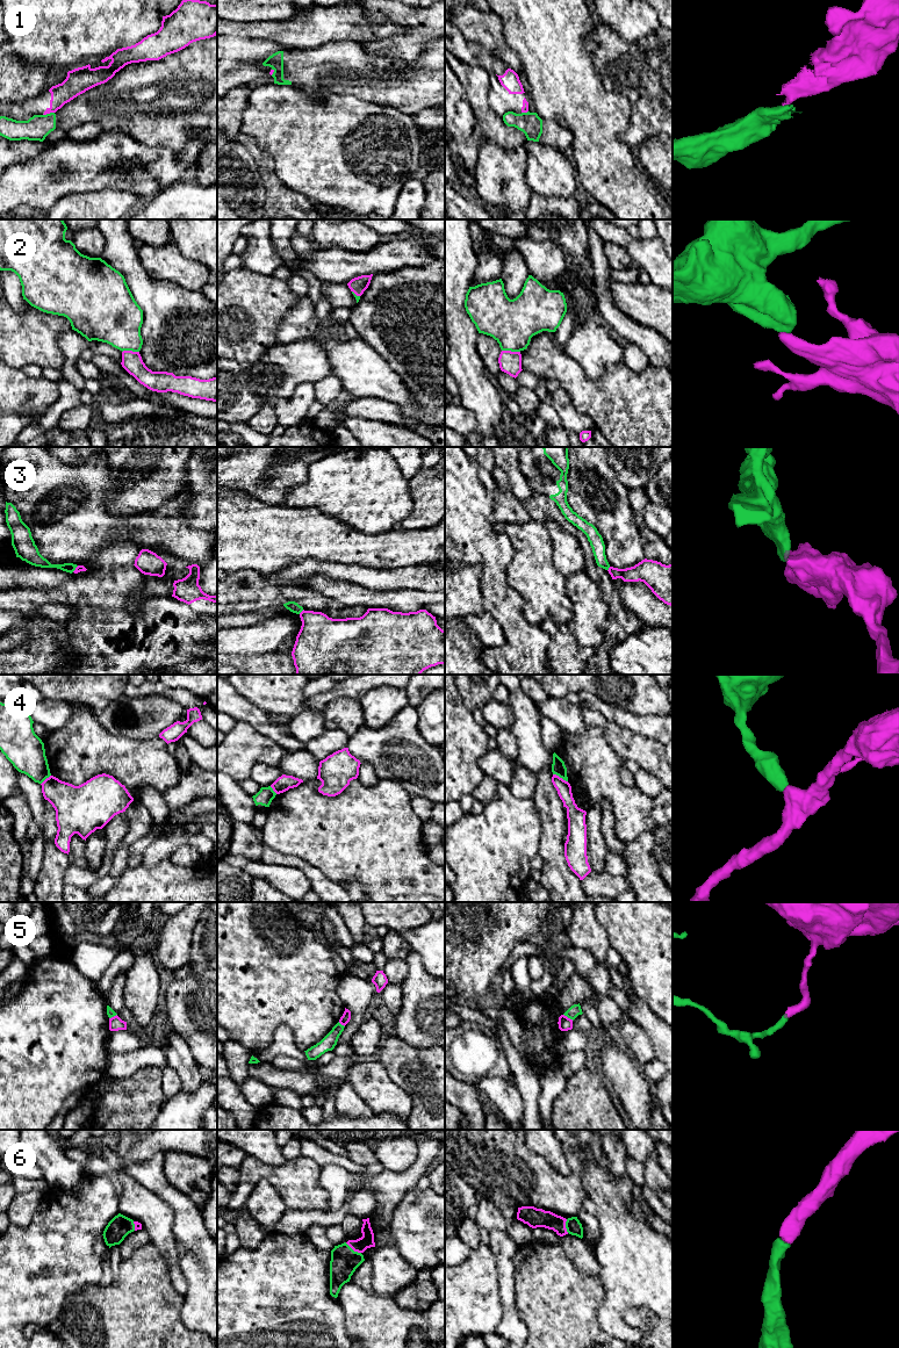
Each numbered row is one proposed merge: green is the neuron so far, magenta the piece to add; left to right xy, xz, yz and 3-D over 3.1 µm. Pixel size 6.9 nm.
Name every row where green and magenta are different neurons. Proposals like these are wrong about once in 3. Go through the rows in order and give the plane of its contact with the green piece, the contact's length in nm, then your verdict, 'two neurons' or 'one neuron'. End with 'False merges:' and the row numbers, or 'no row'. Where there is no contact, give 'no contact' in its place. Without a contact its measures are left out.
1: xy | 80 nm | two neurons
2: yz | 130 nm | two neurons
3: xz | 50 nm | two neurons
4: yz | 120 nm | two neurons
5: yz | 80 nm | two neurons
6: xz | 130 nm | one neuron
False merges: 1, 2, 3, 4, 5

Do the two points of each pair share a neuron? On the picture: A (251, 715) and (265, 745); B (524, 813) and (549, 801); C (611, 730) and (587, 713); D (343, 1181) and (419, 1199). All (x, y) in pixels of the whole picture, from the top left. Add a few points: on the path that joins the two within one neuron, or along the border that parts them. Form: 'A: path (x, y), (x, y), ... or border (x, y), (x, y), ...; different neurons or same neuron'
A: border (238, 720), (249, 722), (257, 730), (282, 747); different neurons
B: border (531, 799), (539, 814), (543, 835); different neurons
C: path (605, 726), (592, 719); same neuron
D: border (416, 1186), (395, 1208), (392, 1220); different neurons

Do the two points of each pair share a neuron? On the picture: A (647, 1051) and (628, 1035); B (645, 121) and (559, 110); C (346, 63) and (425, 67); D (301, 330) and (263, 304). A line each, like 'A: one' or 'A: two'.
A: one
B: two
C: one
D: two

